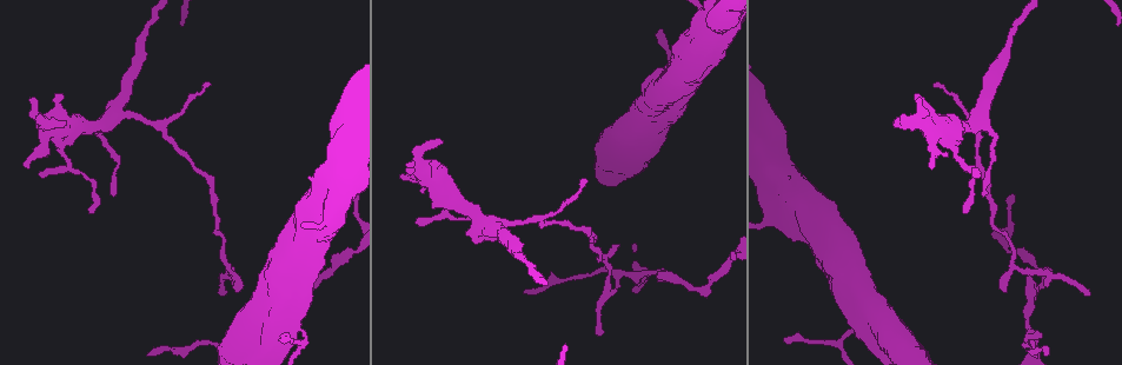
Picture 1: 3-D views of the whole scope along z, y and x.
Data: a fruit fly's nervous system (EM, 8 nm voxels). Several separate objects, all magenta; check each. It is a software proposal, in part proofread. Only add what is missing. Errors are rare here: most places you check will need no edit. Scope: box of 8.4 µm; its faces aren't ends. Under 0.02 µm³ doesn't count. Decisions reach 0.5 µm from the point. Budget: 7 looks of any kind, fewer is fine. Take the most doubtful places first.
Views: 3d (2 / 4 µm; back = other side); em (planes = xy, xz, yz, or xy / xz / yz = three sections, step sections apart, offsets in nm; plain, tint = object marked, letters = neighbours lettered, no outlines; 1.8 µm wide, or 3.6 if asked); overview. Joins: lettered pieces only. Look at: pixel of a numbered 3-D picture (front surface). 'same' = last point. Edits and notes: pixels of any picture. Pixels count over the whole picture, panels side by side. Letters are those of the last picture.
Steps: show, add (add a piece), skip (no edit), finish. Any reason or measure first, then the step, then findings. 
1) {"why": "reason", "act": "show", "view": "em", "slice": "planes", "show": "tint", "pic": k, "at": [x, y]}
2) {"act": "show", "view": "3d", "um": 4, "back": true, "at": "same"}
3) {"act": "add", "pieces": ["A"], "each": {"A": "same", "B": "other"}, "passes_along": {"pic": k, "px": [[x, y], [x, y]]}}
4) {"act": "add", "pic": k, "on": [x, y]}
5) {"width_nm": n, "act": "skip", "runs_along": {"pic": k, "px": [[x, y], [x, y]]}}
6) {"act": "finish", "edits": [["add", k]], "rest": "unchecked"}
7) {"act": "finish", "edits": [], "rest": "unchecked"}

{"why": "thick turns thin", "act": "show", "view": "3d", "um": 2, "pic": 1, "at": [962, 163]}

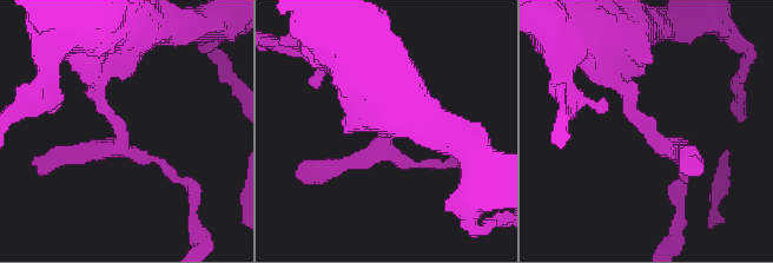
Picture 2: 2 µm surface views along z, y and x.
{"act": "show", "view": "em", "slice": "xy", "step": 8, "show": "tint", "pic": 2, "at": [650, 130]}

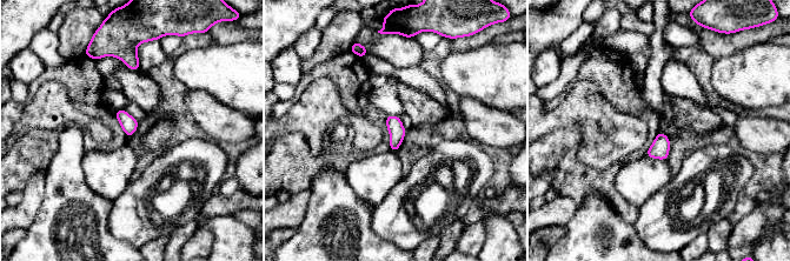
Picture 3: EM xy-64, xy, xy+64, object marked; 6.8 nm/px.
{"why": "another direction", "act": "show", "view": "em", "slice": "planes", "show": "letters", "at": "same"}

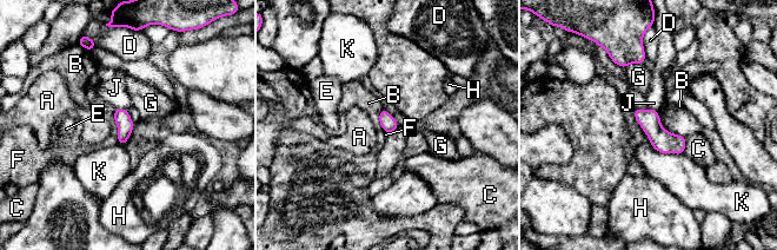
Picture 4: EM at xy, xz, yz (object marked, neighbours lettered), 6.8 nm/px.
{"width_nm": 100, "act": "skip", "each": {"A": "other", "B": "other", "C": "other", "D": "other", "E": "other", "F": "other", "G": "other", "H": "other", "J": "other", "K": "other"}, "border": {"pic": 4, "px": [[115, 123], [118, 142]]}, "found": "no lettered piece goes on from it"}

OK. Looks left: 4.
{"why": "sharp bend", "act": "show", "view": "3d", "um": 2, "pic": 1, "at": [1017, 267]}

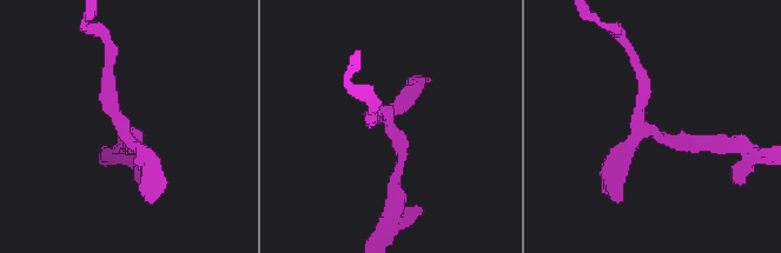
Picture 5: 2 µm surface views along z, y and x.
{"why": "now the EM", "act": "show", "view": "em", "slice": "yz", "step": 16, "show": "plain", "pic": 5, "at": [126, 134]}

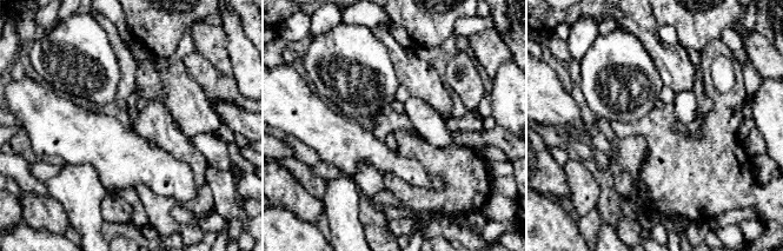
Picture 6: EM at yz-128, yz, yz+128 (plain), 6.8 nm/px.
{"act": "show", "view": "em", "slice": "yz", "step": 16, "show": "letters", "at": "same"}

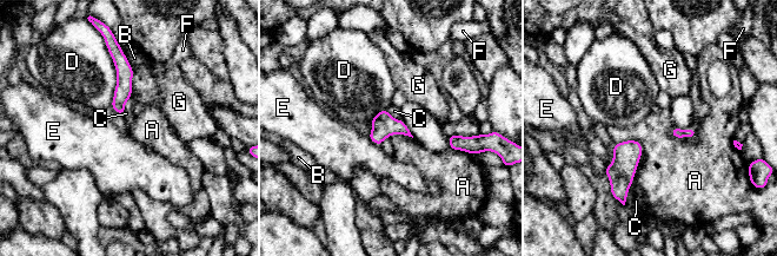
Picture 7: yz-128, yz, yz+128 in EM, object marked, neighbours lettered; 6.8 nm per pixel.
{"act": "skip", "each": {"A": "other", "B": "other", "C": "other", "D": "other", "E": "other", "F": "other", "G": "other"}, "border": {"pic": 7, "px": [[670, 130], [676, 137], [696, 135]]}, "found": "no lettered piece goes on from it"}

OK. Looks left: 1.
{"why": "an open end", "act": "show", "view": "em", "slice": "planes", "show": "letters", "pic": 1, "at": [439, 162]}

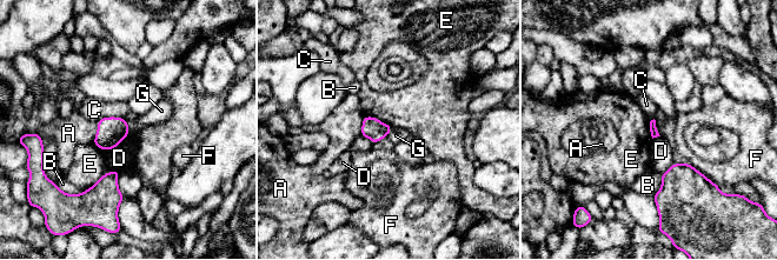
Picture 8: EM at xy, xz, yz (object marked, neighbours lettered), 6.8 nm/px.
{"act": "skip", "each": {"A": "other", "B": "other", "C": "other", "D": "other", "E": "other", "F": "other", "G": "other"}, "border": {"pic": 8, "px": [[655, 120], [659, 135]]}, "found": "none of them fits"}

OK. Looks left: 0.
{"act": "finish", "edits": [], "rest": "unchecked"}

